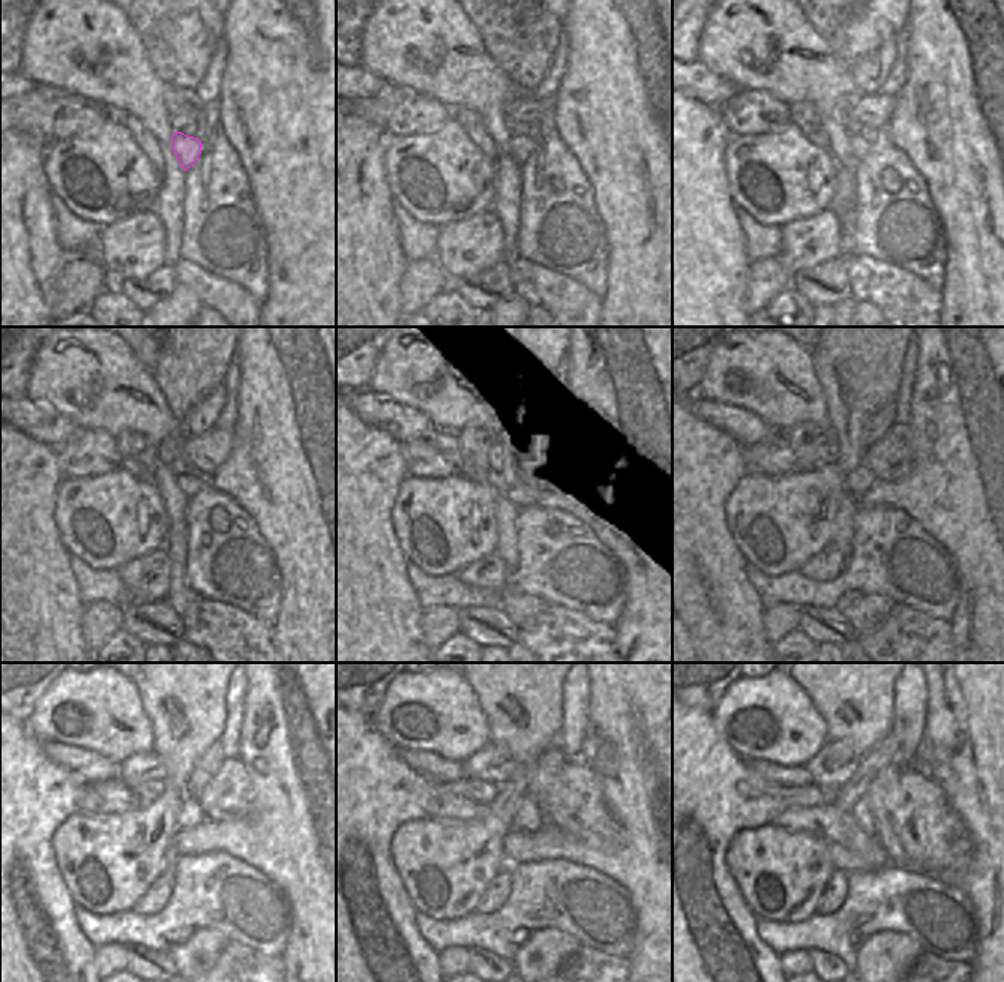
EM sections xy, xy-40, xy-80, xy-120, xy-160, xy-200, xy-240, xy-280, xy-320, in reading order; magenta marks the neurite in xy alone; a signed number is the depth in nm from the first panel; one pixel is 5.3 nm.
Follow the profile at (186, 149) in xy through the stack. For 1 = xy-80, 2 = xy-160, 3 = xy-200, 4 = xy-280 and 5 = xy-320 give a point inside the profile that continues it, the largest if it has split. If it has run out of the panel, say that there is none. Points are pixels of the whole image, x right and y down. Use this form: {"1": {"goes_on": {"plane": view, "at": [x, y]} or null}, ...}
{"1": {"goes_on": {"plane": "xy-80", "at": [859, 146]}}, "2": {"goes_on": {"plane": "xy-160", "at": [526, 483]}}, "3": {"goes_on": {"plane": "xy-200", "at": [859, 480]}}, "4": {"goes_on": {"plane": "xy-280", "at": [529, 817]}}, "5": {"goes_on": {"plane": "xy-320", "at": [860, 810]}}}

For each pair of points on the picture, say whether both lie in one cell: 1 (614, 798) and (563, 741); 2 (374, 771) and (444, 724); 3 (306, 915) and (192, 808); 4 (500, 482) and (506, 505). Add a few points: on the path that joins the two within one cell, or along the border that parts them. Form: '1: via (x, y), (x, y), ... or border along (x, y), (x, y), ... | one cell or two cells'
1: border along (587, 723), (578, 757) | two cells
2: border along (371, 724), (396, 750) | two cells
3: border along (204, 819), (195, 826), (180, 831) | two cells
4: via (503, 488), (506, 499) | one cell

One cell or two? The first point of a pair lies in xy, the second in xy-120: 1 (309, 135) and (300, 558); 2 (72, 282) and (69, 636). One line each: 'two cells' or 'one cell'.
1: one cell
2: two cells

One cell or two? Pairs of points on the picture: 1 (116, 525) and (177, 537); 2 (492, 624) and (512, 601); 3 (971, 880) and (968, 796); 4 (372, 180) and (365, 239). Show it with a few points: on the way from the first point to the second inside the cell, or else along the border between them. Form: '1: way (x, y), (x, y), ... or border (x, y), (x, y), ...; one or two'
1: border (161, 499), (167, 517), (162, 547); two
2: border (500, 606), (518, 627); two
3: way (985, 859), (985, 817); one
4: way (369, 195), (365, 200), (365, 224); one

